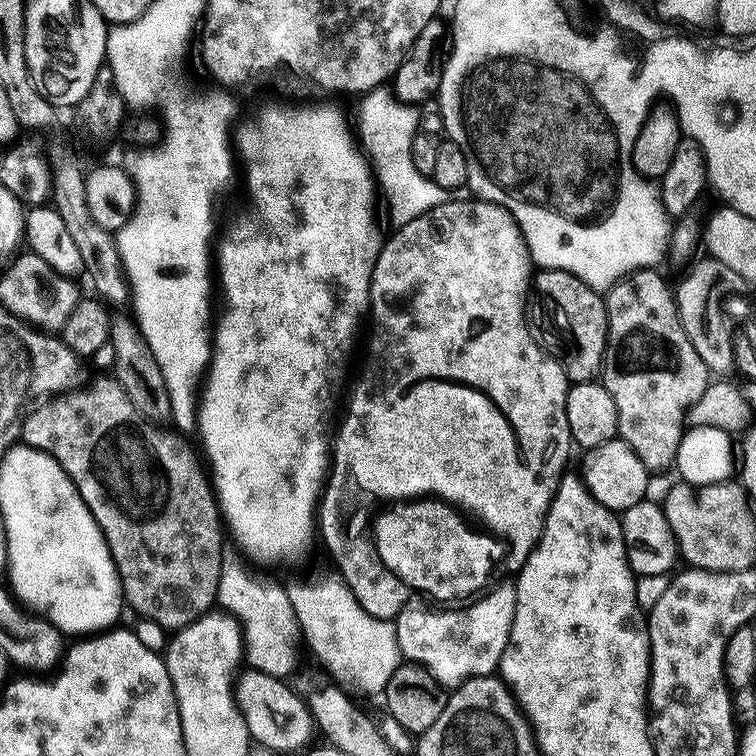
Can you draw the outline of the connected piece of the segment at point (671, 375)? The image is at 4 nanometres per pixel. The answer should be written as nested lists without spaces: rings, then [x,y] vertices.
[[[641,268],[639,272],[619,280],[606,292],[608,305],[608,351],[604,353],[602,383],[604,389],[614,398],[618,406],[619,439],[625,440],[642,458],[649,474],[671,469],[676,462],[678,446],[686,431],[688,410],[702,398],[708,389],[710,373],[706,362],[698,358],[698,350],[690,346],[684,328],[680,324],[680,315],[676,309],[676,298],[666,281],[652,268]]]

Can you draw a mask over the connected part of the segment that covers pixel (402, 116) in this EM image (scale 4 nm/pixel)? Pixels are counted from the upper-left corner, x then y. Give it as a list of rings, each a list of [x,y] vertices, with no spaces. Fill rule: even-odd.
[[[384,86],[373,88],[371,92],[361,99],[364,101],[360,104],[360,132],[358,128],[358,136],[374,167],[379,189],[382,191],[383,197],[385,194],[388,198],[388,208],[392,211],[393,225],[399,226],[418,218],[422,214],[426,214],[434,206],[444,203],[446,193],[444,193],[442,185],[435,184],[437,182],[435,179],[418,174],[418,170],[412,161],[412,143],[417,132],[421,131],[422,128],[422,124],[420,124],[420,108],[415,103],[405,103],[389,89],[387,92],[386,89],[387,87]]]

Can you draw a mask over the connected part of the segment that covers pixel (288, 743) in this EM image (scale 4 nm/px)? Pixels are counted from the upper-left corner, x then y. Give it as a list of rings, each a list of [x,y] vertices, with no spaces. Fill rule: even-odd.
[[[245,667],[234,680],[236,707],[244,715],[249,737],[257,745],[270,748],[278,754],[290,748],[303,749],[309,743],[308,735],[314,732],[314,721],[307,703],[303,699],[300,701],[284,684],[287,683],[279,676],[262,674],[249,667]]]

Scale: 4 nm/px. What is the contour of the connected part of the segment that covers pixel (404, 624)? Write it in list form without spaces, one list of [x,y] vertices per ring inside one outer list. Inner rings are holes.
[[[508,582],[487,592],[476,598],[481,600],[468,602],[473,604],[465,608],[449,607],[452,608],[449,612],[414,606],[403,608],[394,619],[401,657],[427,668],[445,686],[459,685],[474,676],[493,675],[500,667],[500,659],[510,638],[516,609],[516,586]]]

